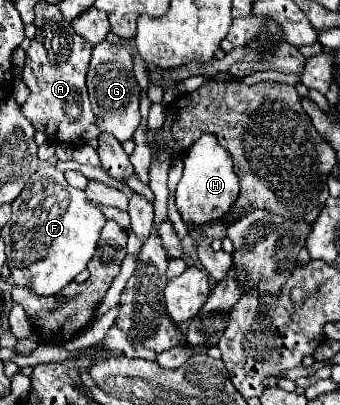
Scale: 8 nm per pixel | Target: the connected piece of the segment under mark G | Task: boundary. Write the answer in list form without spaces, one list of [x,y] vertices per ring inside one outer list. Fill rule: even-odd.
[[[102,41],[92,51],[92,61],[86,75],[86,85],[92,101],[92,111],[96,115],[96,125],[100,131],[110,131],[116,139],[126,141],[132,139],[132,133],[136,131],[140,123],[140,87],[132,73],[132,55],[122,43],[110,43]]]

